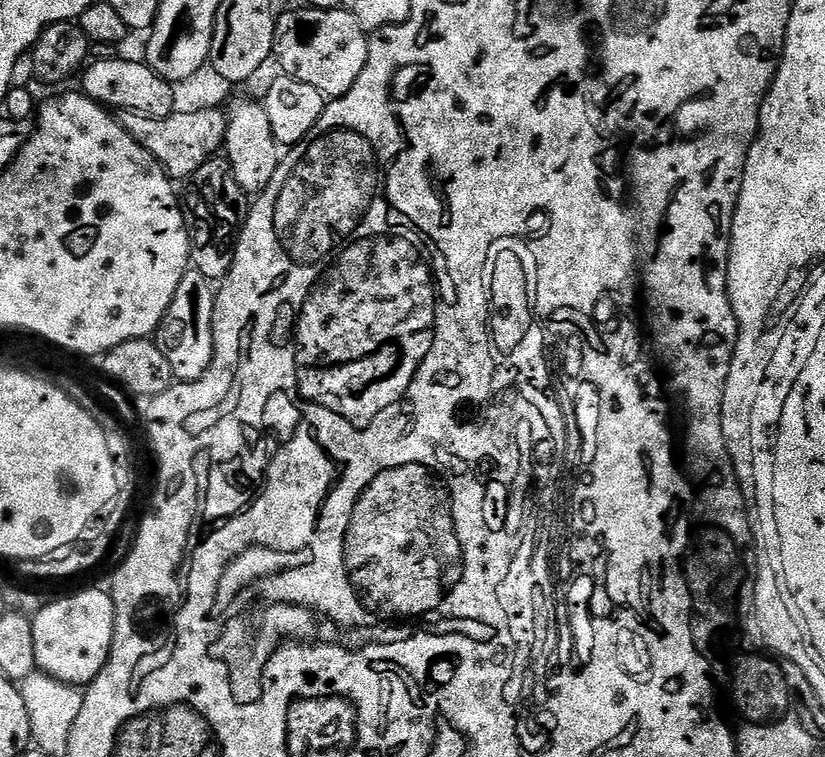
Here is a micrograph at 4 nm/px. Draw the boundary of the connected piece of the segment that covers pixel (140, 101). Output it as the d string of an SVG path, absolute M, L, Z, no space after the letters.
M123 58L98 60L89 63L83 69L82 76L83 74L82 91L95 104L103 104L112 110L134 112L148 119L166 119L176 111L172 84L162 79L147 63L140 61L139 64L136 60Z

